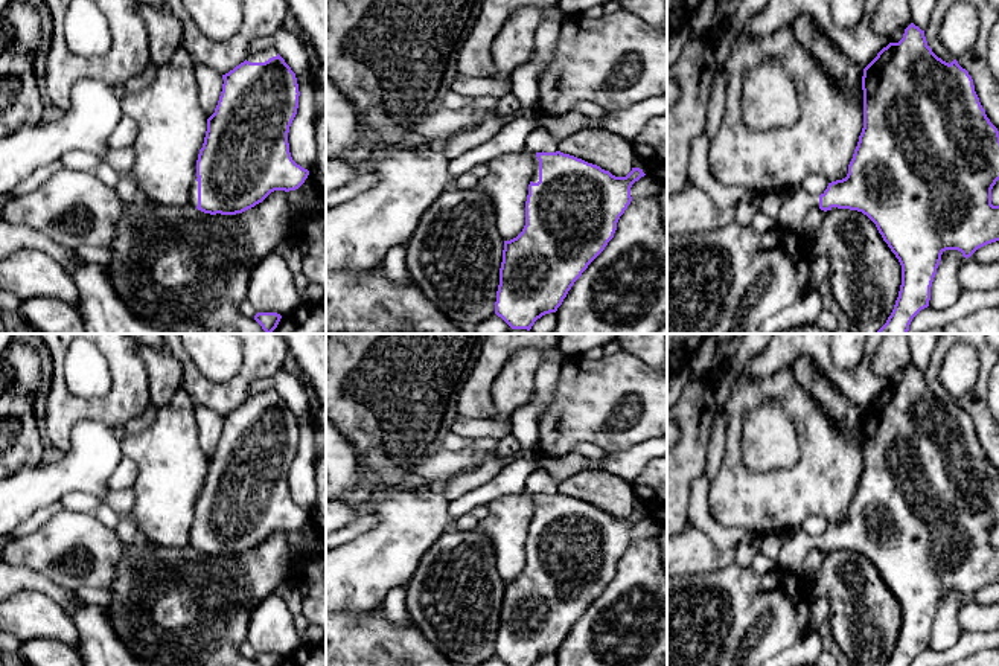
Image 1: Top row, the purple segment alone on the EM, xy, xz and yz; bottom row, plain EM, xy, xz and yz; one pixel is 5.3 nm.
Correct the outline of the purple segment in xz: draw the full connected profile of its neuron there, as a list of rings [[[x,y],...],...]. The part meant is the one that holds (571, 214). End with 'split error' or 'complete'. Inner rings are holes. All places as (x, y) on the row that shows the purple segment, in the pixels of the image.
[[[560,151],[533,152],[535,172],[528,184],[525,201],[525,226],[522,232],[504,241],[500,285],[496,291],[495,314],[512,329],[527,329],[545,314],[556,312],[574,282],[588,265],[605,250],[614,238],[617,223],[632,201],[630,187],[646,174],[632,168],[626,177],[615,177],[597,165],[588,163]]] | split error

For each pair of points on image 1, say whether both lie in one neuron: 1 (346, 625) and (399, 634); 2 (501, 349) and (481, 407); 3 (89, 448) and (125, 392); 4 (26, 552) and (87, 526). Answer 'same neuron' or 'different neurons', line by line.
1: same neuron
2: same neuron
3: different neurons
4: same neuron

